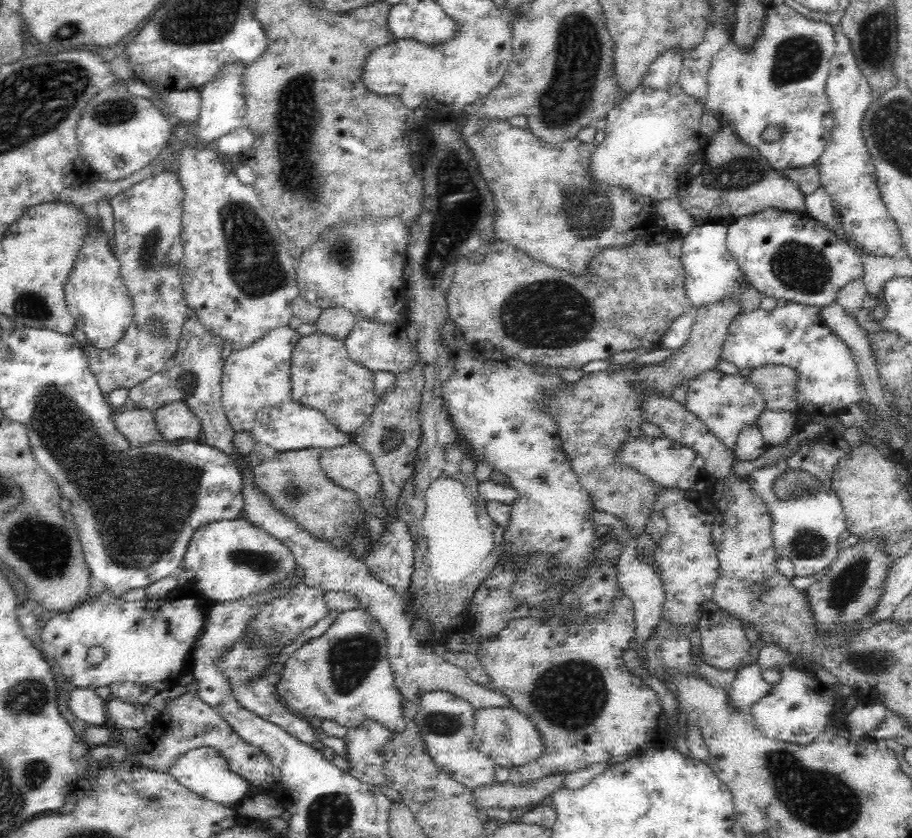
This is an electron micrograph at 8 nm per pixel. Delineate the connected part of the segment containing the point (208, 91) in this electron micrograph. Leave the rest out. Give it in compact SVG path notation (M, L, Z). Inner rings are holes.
M246 62L239 64L226 64L219 69L218 73L202 89L199 90L201 96L201 109L199 119L191 125L192 140L198 144L214 145L217 138L222 134L231 133L232 130L244 124L247 113L247 105L242 93L242 78Z

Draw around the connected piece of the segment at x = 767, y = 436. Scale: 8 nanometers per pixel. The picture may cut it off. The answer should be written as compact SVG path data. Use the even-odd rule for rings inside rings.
M764 409L757 418L765 446L774 447L776 443L784 442L798 426L794 426L796 417L790 413Z

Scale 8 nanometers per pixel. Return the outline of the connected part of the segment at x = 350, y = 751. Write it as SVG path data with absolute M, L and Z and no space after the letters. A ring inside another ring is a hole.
M372 719L365 720L359 727L348 729L344 736L346 746L346 772L361 783L377 786L389 786L382 767L385 756L381 753L386 743L394 737L393 732Z

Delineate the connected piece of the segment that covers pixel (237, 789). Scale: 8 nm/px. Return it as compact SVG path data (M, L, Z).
M208 746L196 748L180 755L169 767L169 773L182 786L189 788L198 796L208 801L219 802L224 806L235 806L239 800L248 796L251 788L239 774L232 772L224 754L220 754Z

